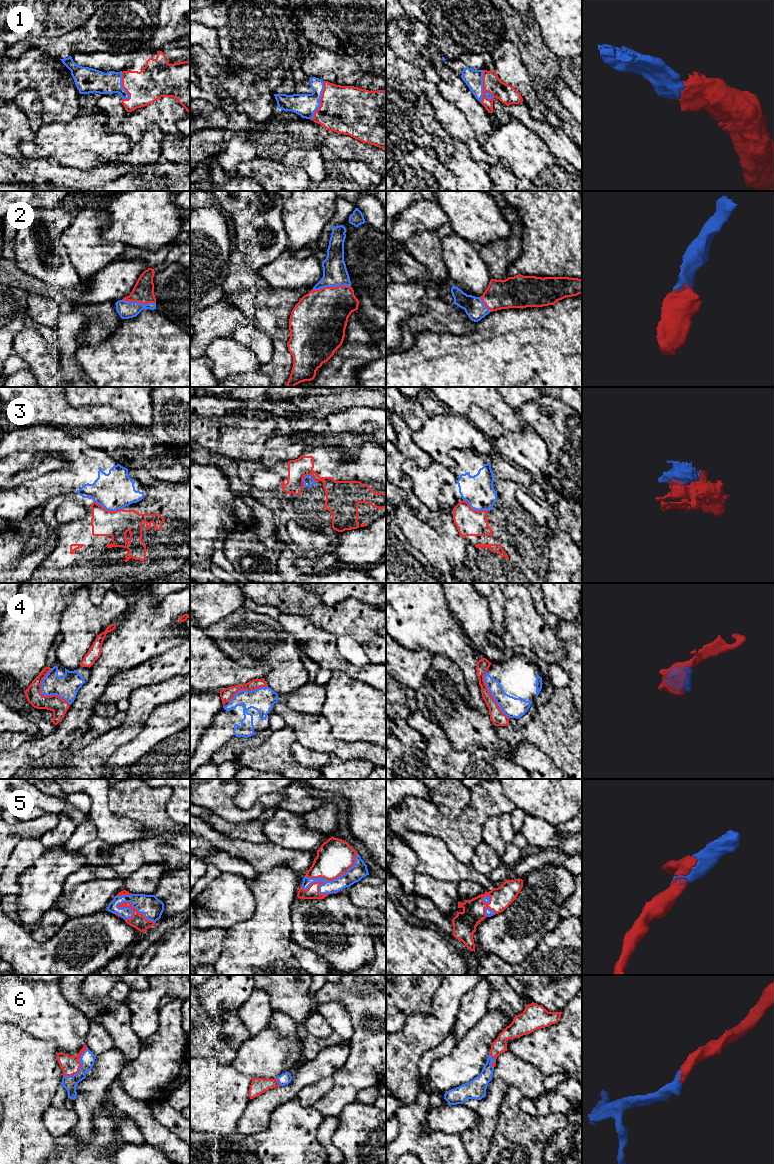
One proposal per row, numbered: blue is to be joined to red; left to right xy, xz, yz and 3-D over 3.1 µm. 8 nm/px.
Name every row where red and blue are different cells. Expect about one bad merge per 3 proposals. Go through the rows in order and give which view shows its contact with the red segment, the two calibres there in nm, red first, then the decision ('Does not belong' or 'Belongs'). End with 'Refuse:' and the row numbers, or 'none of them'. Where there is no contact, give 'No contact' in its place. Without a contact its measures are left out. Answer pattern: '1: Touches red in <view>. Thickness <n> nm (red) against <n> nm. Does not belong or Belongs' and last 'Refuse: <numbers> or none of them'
1: Touches red in yz. Thickness 150 nm (red) against 140 nm. Belongs
2: Touches red in xz. Thickness 420 nm (red) against 200 nm. Belongs
3: Touches red in xy. Thickness 200 nm (red) against 300 nm. Does not belong
4: Touches red in xy. Thickness 140 nm (red) against 190 nm. Does not belong
5: Touches red in xy. Thickness 120 nm (red) against 180 nm. Belongs
6: Touches red in xy. Thickness 160 nm (red) against 120 nm. Belongs
Refuse: 3, 4

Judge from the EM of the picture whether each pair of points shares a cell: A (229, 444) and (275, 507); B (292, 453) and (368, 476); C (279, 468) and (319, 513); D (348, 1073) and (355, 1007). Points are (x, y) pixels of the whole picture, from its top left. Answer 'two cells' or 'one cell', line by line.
A: two cells
B: two cells
C: one cell
D: one cell

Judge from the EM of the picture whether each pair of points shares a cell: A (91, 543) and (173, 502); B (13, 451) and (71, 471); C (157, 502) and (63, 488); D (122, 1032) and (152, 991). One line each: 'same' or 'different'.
A: same
B: same
C: different
D: different

